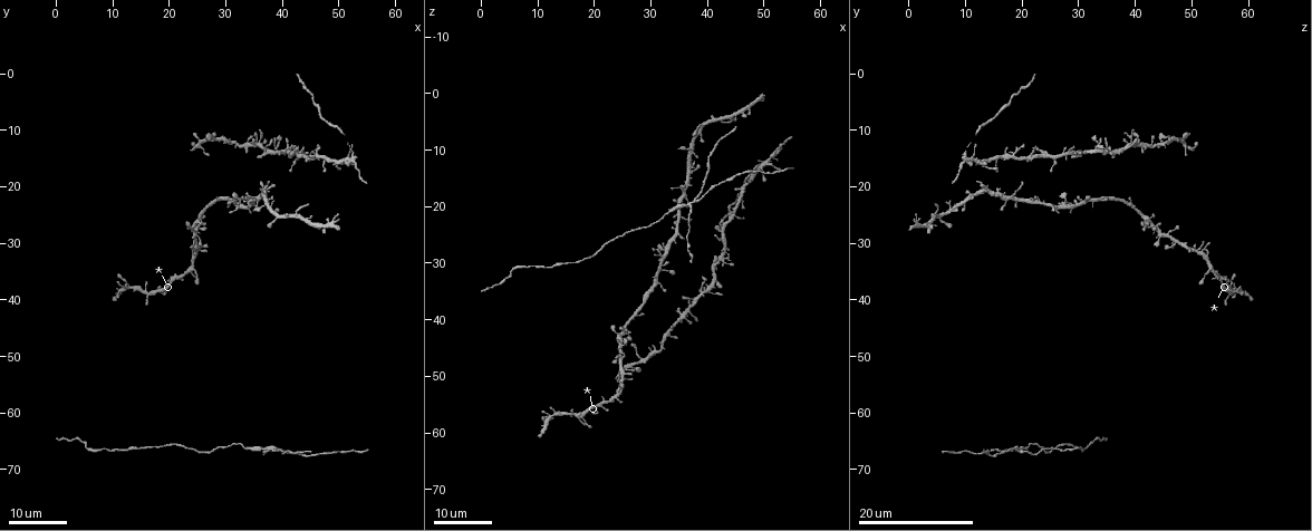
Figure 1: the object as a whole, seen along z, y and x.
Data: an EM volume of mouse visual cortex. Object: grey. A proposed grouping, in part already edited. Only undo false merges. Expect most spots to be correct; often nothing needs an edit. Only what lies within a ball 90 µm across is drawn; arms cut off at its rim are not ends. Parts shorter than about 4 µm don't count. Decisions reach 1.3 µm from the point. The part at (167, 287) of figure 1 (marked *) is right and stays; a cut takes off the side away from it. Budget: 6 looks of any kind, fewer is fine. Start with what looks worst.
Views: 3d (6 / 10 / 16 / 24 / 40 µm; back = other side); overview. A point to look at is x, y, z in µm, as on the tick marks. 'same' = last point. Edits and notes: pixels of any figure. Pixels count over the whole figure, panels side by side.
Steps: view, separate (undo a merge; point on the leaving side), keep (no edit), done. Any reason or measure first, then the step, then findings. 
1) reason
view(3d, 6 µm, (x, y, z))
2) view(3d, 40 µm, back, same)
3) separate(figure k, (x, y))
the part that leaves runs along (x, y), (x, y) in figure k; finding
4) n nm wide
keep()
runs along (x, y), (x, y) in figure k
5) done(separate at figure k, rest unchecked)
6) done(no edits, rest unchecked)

side arm on a straight run
view(3d, 24 µm, (38.5, 66.5, 18.0))

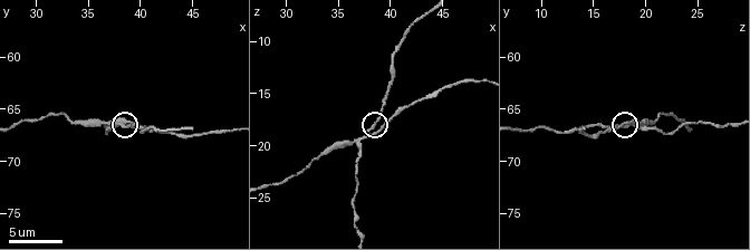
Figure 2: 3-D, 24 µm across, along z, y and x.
view(3d, 10 µm, (38.4, 66.4, 18.4))

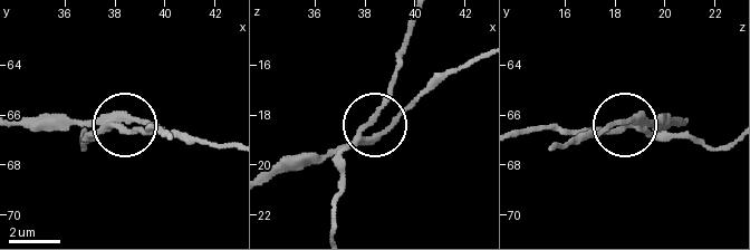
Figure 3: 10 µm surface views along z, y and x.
220 nm wide
separate(figure 3, (130, 131))
the part that leaves runs along (105, 125), (165, 134) in figure 3; a second neuron is stuck on

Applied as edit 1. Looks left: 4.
three-way junction
view(3d, 24 µm, (16.0, 39.5, 56.5))

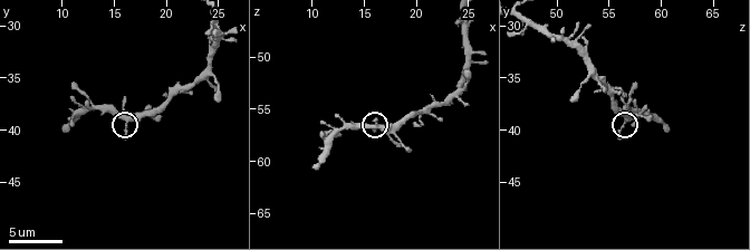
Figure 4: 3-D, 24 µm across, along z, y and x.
view(3d, 6 µm, (16.0, 39.0, 56.8))

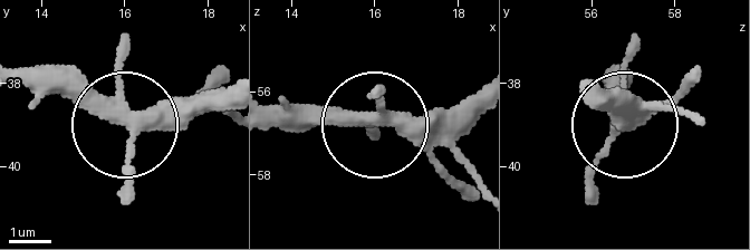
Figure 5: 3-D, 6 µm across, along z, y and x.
320 nm wide
keep()
runs along (226, 90), (119, 126), (48, 66) in figure 5; continuous, no second neuron

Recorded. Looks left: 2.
branch point
view(3d, 24 µm, (35.0, 22.0, 21.5))

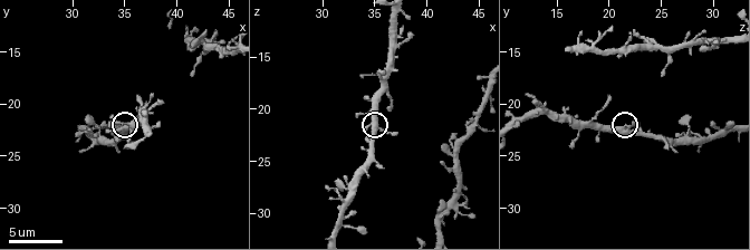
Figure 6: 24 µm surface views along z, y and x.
view(3d, 10 µm, (35.4, 22.2, 21.8))

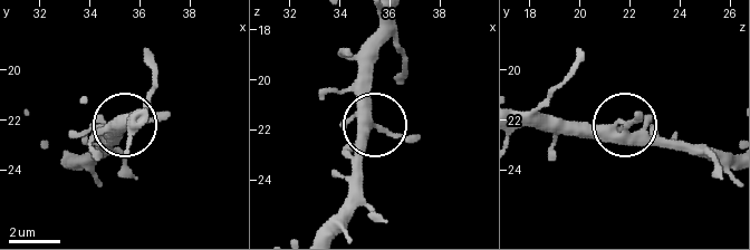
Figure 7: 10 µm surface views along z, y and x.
keep()
runs along (324, 229), (343, 203), (356, 146), (371, 126), (366, 39) in figure 7; continuous, no second neuron

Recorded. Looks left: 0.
done(separate at figure 3, rest unchecked)

